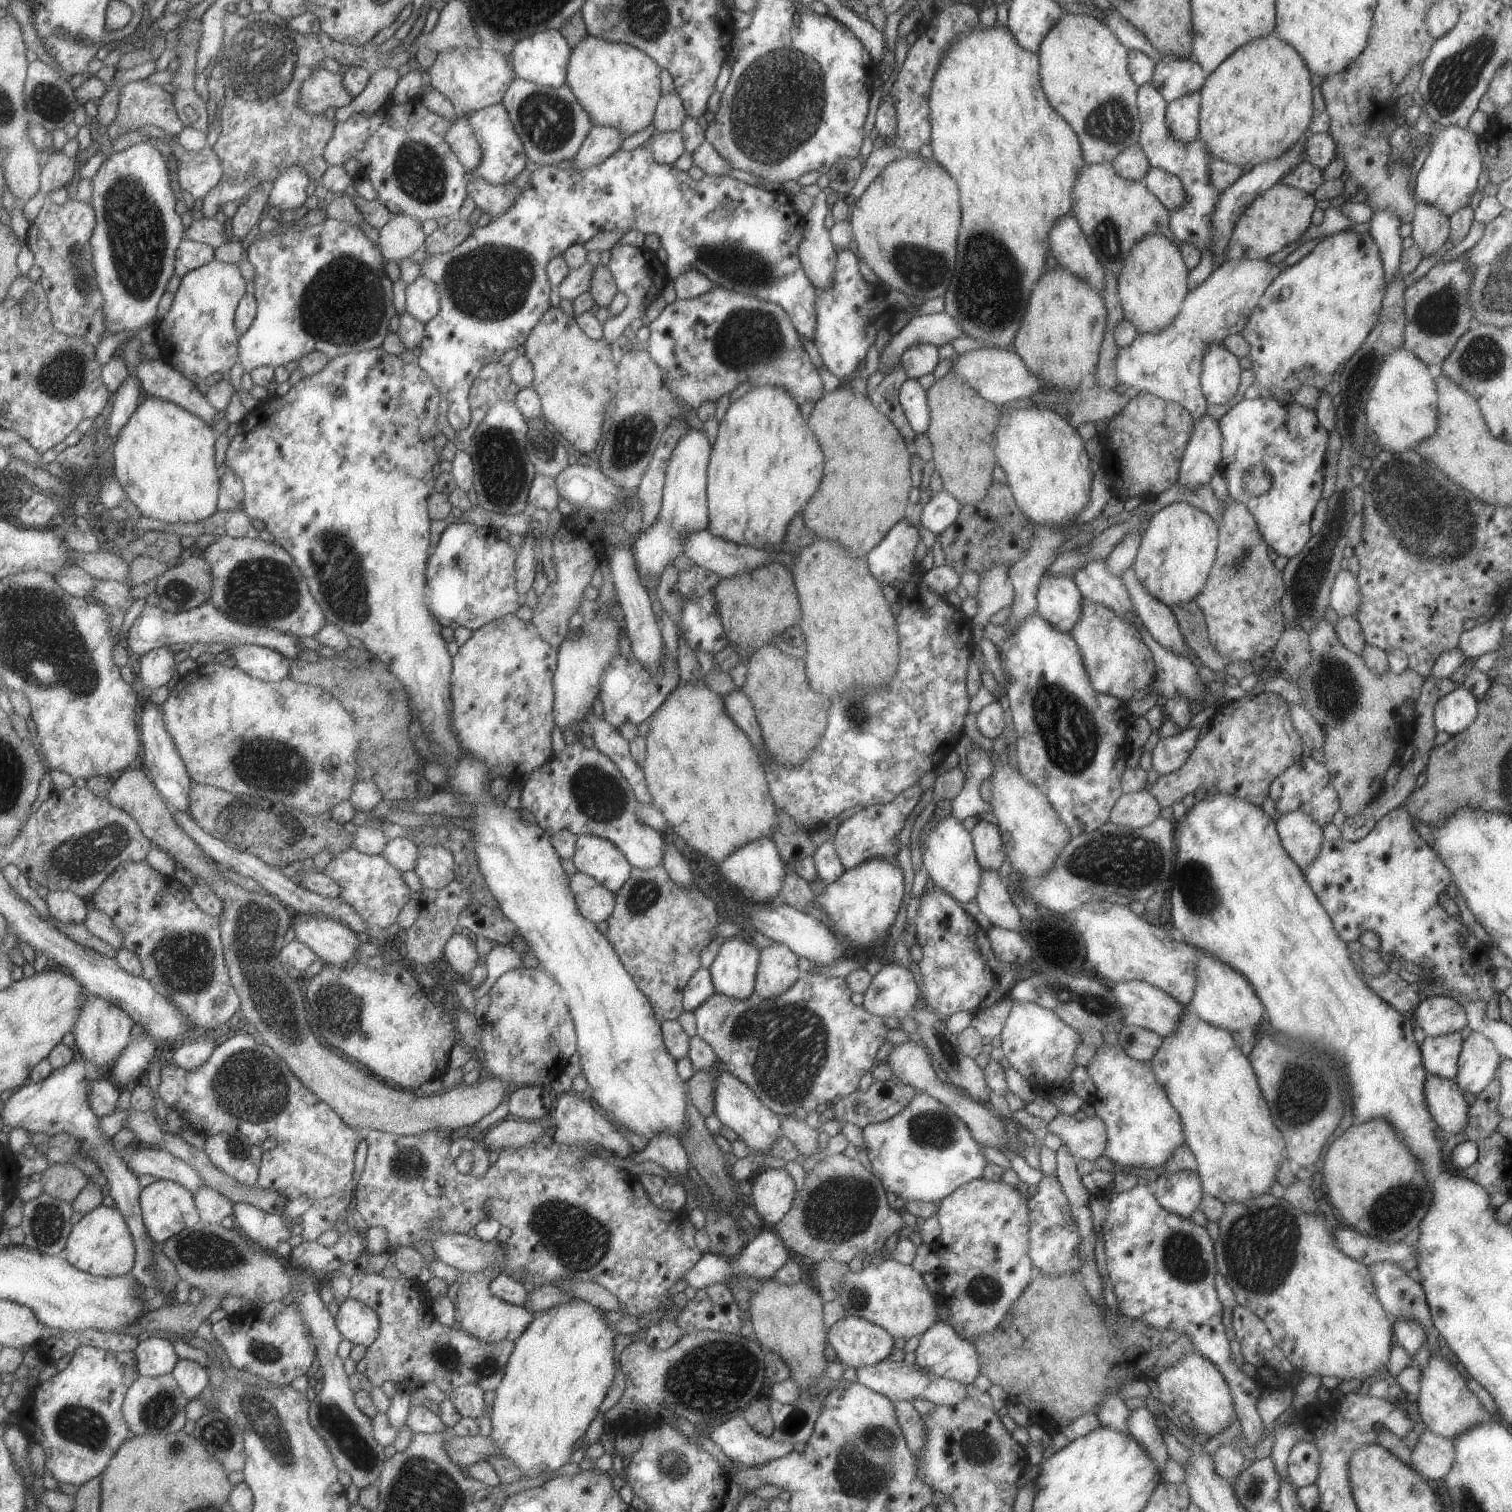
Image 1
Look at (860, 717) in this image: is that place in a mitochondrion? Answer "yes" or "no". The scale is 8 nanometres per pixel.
yes

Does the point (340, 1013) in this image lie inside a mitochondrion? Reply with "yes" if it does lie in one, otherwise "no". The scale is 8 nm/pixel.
yes

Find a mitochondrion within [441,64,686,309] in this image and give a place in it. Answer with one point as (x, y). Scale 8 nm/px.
(548, 122)

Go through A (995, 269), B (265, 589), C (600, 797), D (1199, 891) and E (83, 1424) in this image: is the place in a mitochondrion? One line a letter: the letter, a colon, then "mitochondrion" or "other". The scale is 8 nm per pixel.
A: mitochondrion
B: mitochondrion
C: mitochondrion
D: mitochondrion
E: mitochondrion

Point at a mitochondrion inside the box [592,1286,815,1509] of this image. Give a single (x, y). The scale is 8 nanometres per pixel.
(700, 1381)

